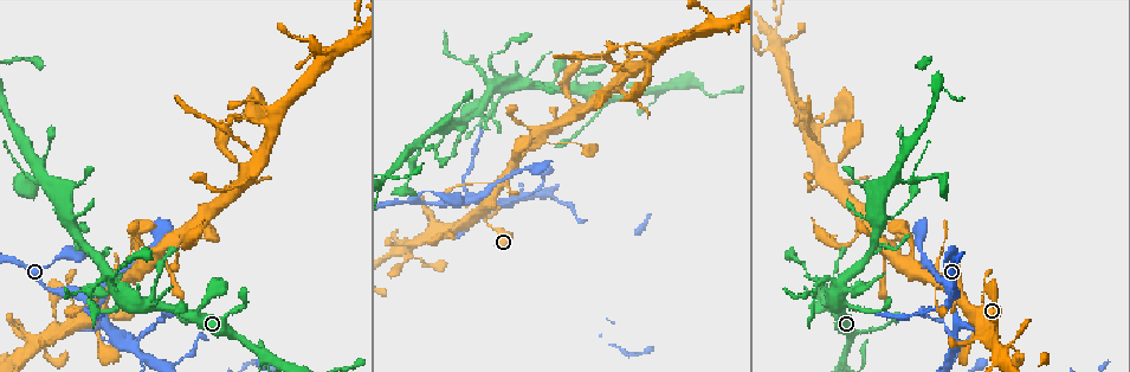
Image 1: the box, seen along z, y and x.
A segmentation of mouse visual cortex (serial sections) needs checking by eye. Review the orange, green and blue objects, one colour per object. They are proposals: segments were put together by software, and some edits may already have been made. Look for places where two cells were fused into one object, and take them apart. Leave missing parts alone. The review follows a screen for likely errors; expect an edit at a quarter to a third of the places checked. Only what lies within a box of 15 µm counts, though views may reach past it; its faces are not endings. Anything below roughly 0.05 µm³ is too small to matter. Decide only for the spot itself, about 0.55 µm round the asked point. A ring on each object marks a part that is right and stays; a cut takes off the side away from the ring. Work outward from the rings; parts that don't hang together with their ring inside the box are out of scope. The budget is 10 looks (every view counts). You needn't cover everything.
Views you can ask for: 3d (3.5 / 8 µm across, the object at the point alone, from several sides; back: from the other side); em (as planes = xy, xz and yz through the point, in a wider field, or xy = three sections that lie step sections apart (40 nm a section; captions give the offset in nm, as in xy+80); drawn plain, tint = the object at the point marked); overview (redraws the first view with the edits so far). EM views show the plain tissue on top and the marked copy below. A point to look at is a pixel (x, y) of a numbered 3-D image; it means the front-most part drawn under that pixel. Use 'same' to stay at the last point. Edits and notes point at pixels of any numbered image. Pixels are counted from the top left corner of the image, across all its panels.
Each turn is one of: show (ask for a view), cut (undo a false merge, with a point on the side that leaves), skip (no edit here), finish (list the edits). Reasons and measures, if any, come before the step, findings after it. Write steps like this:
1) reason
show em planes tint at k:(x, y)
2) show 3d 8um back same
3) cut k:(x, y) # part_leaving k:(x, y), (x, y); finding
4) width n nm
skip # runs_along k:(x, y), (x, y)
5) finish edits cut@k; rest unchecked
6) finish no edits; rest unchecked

four or more arms meet
show 3d 3.5um back at 1:(469, 199)

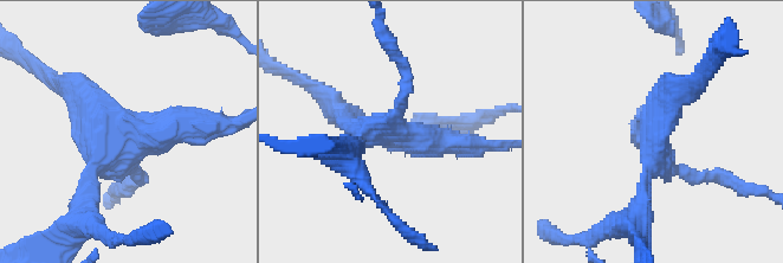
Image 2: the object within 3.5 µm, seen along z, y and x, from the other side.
show em planes tint at 2:(123, 141)

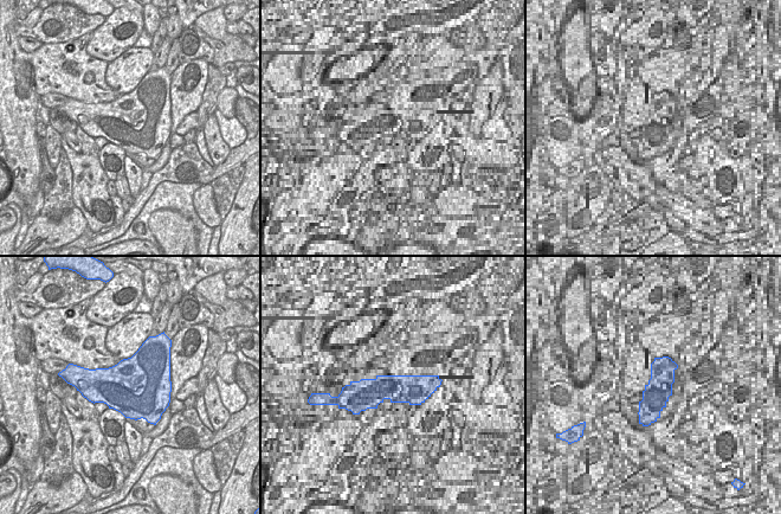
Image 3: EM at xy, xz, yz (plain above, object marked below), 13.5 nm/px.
arms 4; arm_widths 150, 200, 350, 350 nm
skip # runs_along 2:(194, 123), (118, 142), (85, 204); one cell here

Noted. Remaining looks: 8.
three arms meet
show 3d 3.5um at 1:(952, 348)

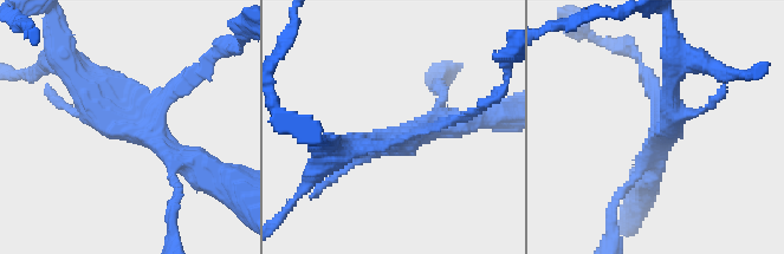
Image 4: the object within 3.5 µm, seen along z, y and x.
need the tissue
show em xy step 2 tint at 4:(405, 143)

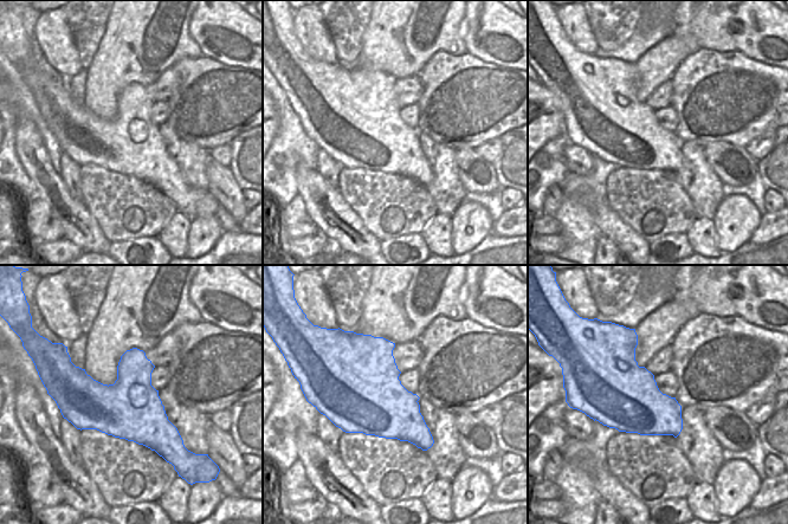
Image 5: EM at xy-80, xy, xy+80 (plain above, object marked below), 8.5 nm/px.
show em planes tint same

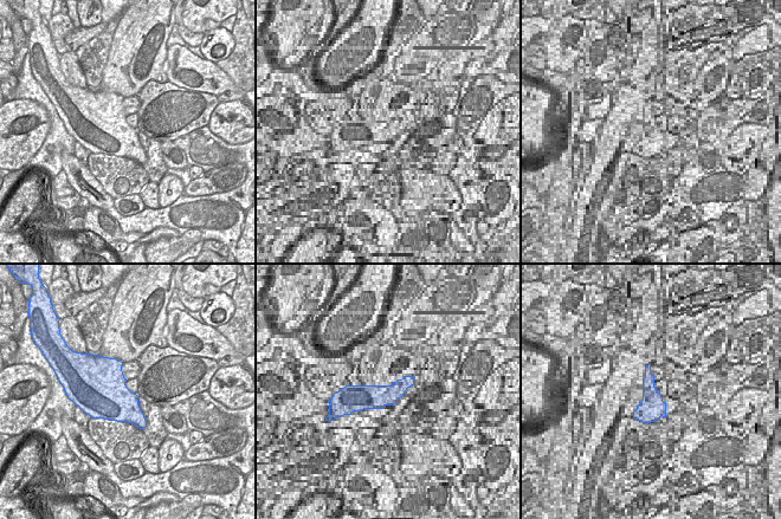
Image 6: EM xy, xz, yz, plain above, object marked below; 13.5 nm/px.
skip # runs_along 4:(79, 86), (116, 126), (207, 167); continuous, no second cell

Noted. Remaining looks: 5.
sharp bend
show 3d 3.5um at 1:(557, 202)

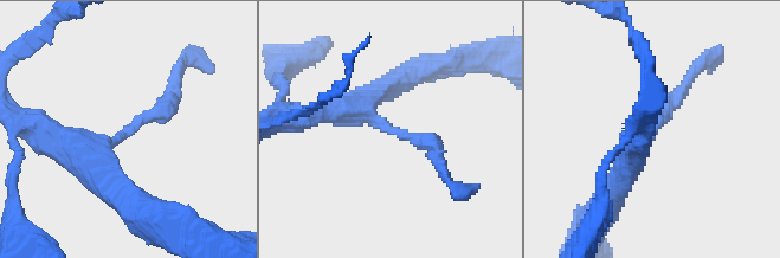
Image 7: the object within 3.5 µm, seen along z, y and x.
now the EM
show em xy step 3 tint at 7:(121, 136)

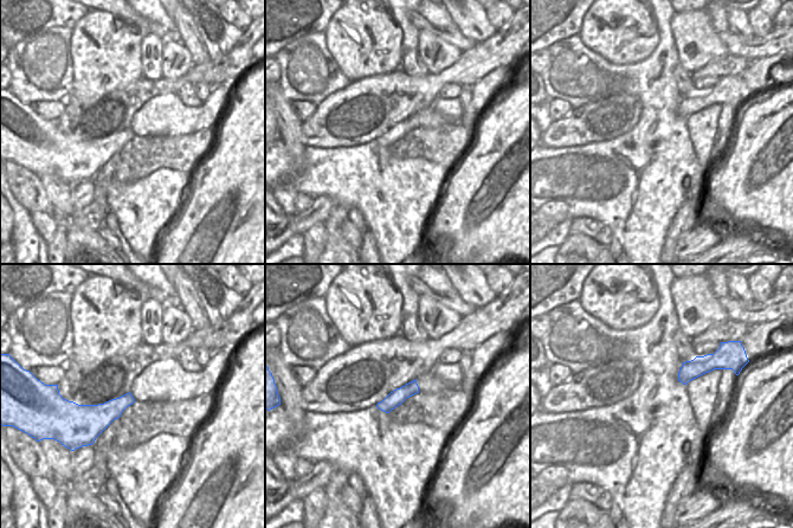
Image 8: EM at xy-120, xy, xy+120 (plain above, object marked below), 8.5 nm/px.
skip # runs_along 7:(58, 137), (95, 152), (160, 113), (171, 86); continuous, no second cell

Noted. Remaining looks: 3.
a narrow waist
show 3d 3.5um at 1:(575, 79)

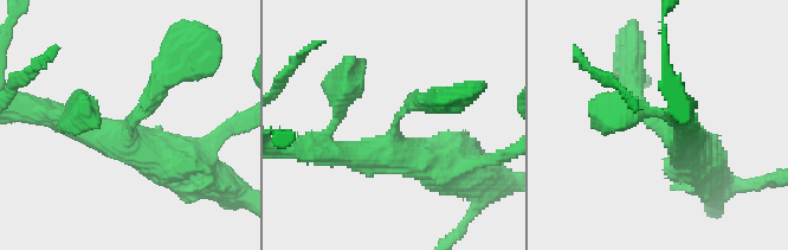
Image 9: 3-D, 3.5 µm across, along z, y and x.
show em xy step 5 tint at 9:(398, 117)

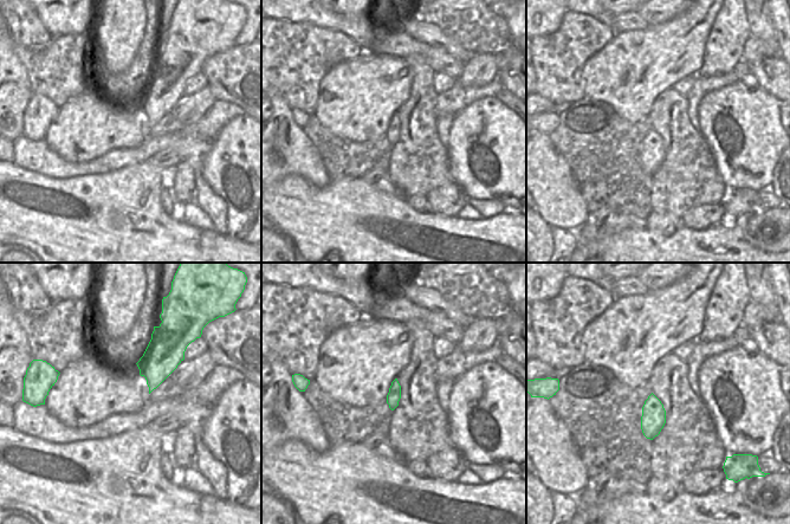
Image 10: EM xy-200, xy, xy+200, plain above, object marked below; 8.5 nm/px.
skip # one cell here

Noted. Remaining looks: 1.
finish no edits; rest unchecked

